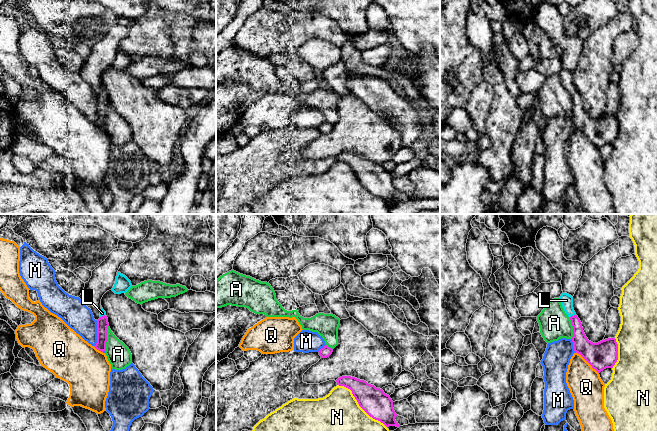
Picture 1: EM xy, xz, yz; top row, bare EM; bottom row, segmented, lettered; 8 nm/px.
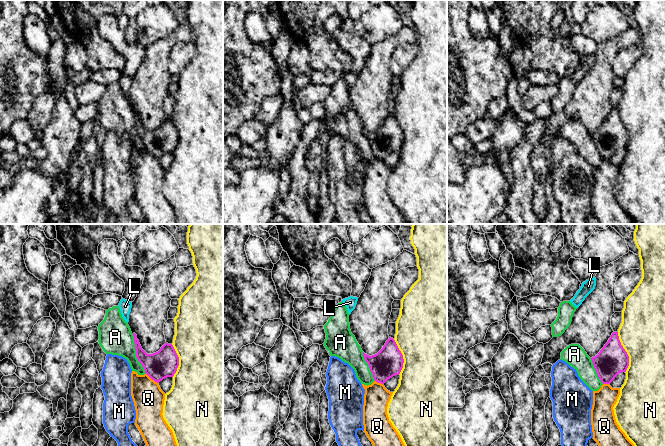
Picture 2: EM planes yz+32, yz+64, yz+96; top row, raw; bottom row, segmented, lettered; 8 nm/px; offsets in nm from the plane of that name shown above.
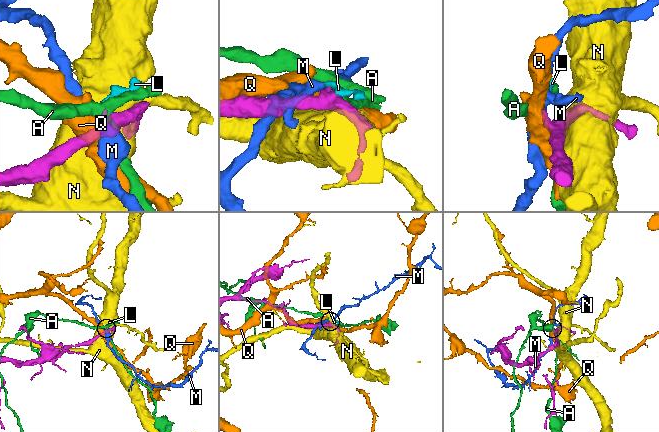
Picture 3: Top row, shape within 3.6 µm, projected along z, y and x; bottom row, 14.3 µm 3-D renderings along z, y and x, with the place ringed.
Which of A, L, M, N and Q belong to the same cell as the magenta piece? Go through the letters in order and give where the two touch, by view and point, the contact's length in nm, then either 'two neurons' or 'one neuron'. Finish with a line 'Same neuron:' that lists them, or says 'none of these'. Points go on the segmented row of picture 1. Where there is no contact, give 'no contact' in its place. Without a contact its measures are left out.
A: contact xy (106, 338); length 220 nm; two neurons
L: contact yz (572, 316); length 50 nm; one neuron
M: contact xy (97, 333); length 220 nm; two neurons
N: contact xz (359, 405); length 550 nm; two neurons
Q: contact yz (587, 361); length 260 nm; two neurons
Same neuron: L

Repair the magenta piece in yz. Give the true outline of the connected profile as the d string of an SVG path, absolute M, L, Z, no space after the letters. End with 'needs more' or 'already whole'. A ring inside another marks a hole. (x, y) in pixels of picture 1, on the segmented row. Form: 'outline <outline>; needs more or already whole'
outline M562 293L560 302L573 326L573 348L580 354L598 373L606 368L613 368L618 360L618 344L615 338L608 338L598 343L593 343L586 337L582 323L573 308L573 297Z; needs more

